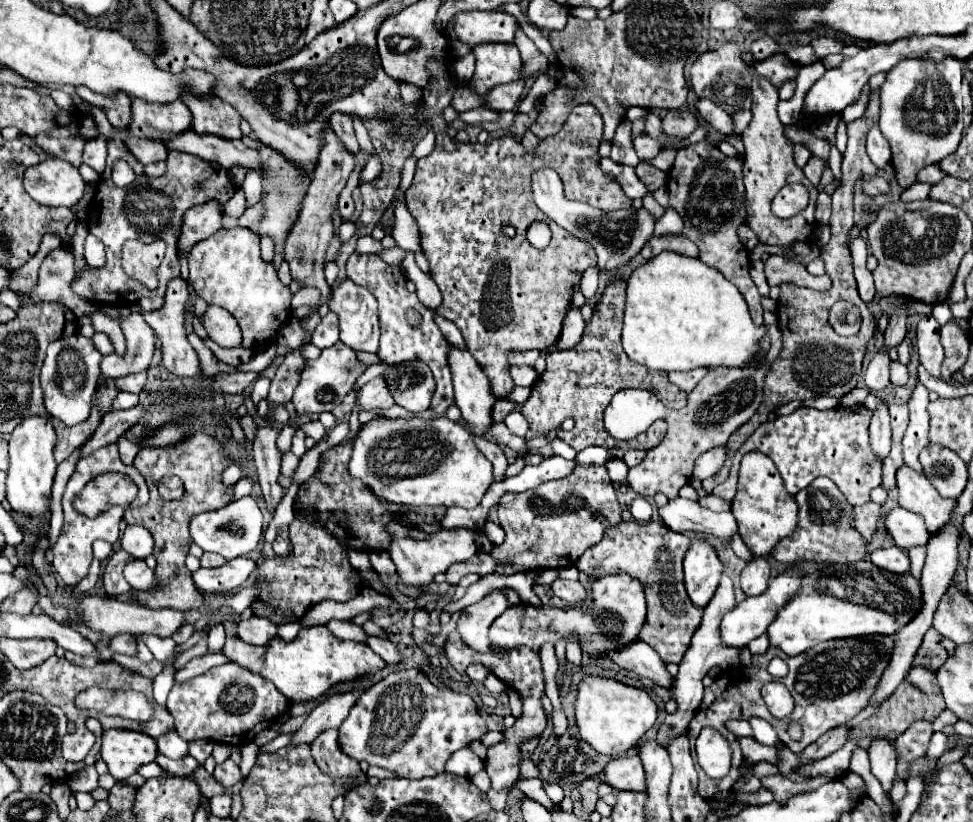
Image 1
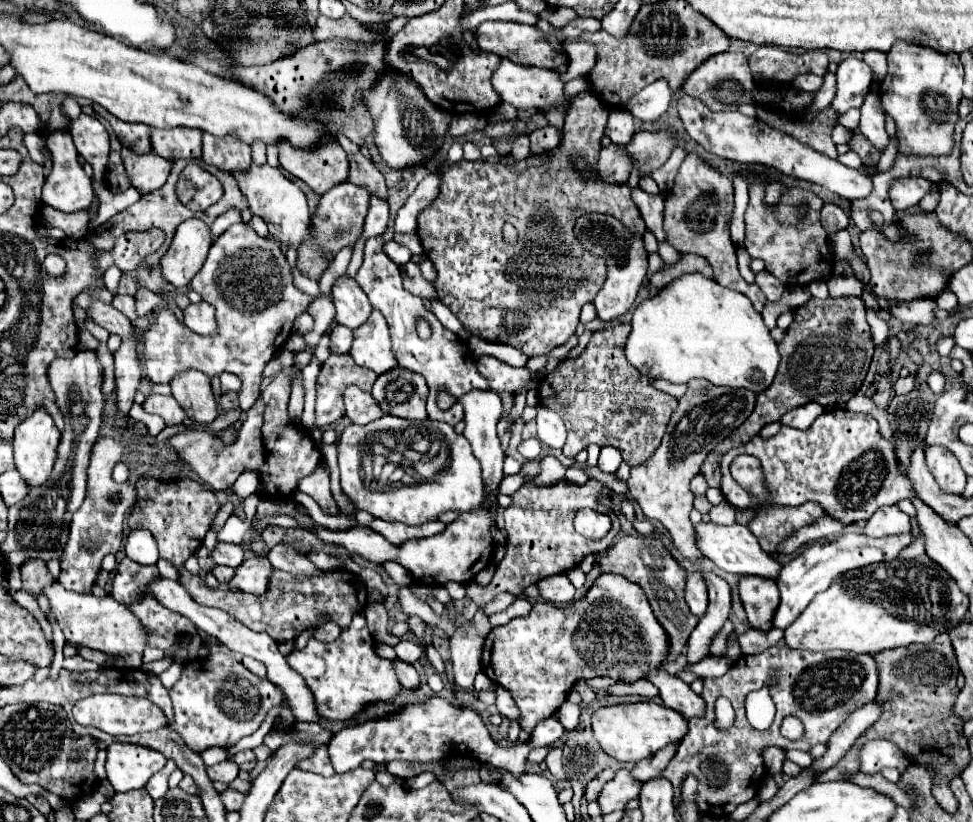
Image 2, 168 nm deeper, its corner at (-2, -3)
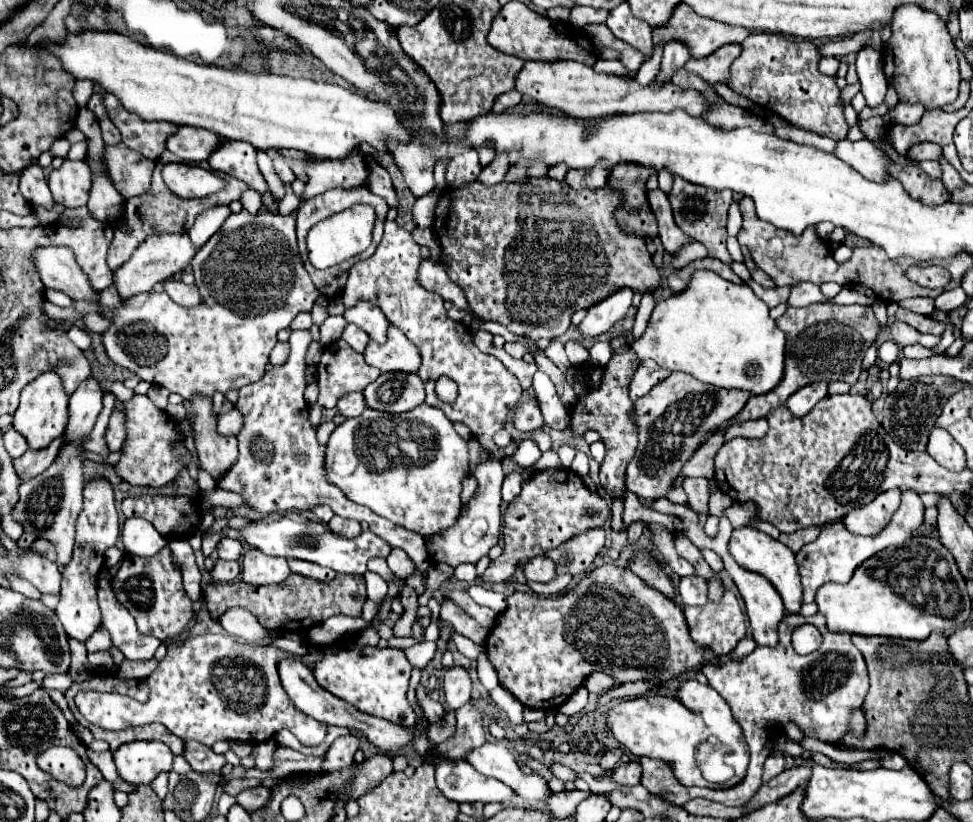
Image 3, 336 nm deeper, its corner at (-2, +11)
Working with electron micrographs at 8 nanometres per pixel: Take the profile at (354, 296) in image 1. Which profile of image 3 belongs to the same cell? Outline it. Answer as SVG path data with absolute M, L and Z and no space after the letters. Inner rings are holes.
M392 323L386 337L388 339L382 345L376 345L376 341L368 341L364 349L366 363L378 367L382 373L388 371L416 373L420 365L420 353L418 349L414 349L412 341Z

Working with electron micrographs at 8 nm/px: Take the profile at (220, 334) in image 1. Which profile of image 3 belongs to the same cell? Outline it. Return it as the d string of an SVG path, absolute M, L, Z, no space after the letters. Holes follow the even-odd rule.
M166 279L164 291L170 295L172 301L176 301L182 307L196 307L202 303L198 287L196 285L184 285L180 279Z

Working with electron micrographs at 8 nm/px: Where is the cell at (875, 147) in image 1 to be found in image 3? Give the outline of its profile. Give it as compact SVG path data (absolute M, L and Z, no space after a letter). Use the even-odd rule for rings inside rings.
M864 47L856 57L856 69L862 85L860 91L866 97L866 105L870 109L882 105L888 89L884 71L882 71L882 55L872 47Z

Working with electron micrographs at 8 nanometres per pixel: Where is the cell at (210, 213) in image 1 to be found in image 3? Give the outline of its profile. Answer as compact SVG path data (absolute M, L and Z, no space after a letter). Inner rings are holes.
M174 233L174 235L152 235L146 241L142 241L138 245L138 249L132 253L132 259L128 259L122 267L118 267L114 271L114 283L118 285L118 293L124 301L128 301L130 297L136 297L138 293L148 293L152 291L152 287L158 281L170 279L176 273L182 273L186 269L186 265L190 265L190 261L196 255L196 247L190 241L188 233Z

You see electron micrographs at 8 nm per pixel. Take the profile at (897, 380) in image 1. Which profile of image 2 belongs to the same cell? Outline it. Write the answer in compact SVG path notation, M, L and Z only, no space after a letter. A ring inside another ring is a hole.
M909 375L905 378L900 377L894 384L894 391L896 395L905 395L911 392L915 385L915 378Z

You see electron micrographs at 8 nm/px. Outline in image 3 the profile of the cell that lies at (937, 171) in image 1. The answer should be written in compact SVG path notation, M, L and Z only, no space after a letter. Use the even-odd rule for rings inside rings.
M842 139L838 141L834 155L838 155L842 161L846 161L852 169L856 169L860 175L864 175L870 181L884 181L886 177L890 177L890 173L886 173L886 161L892 159L884 149L876 147L868 139L860 139L854 143Z

